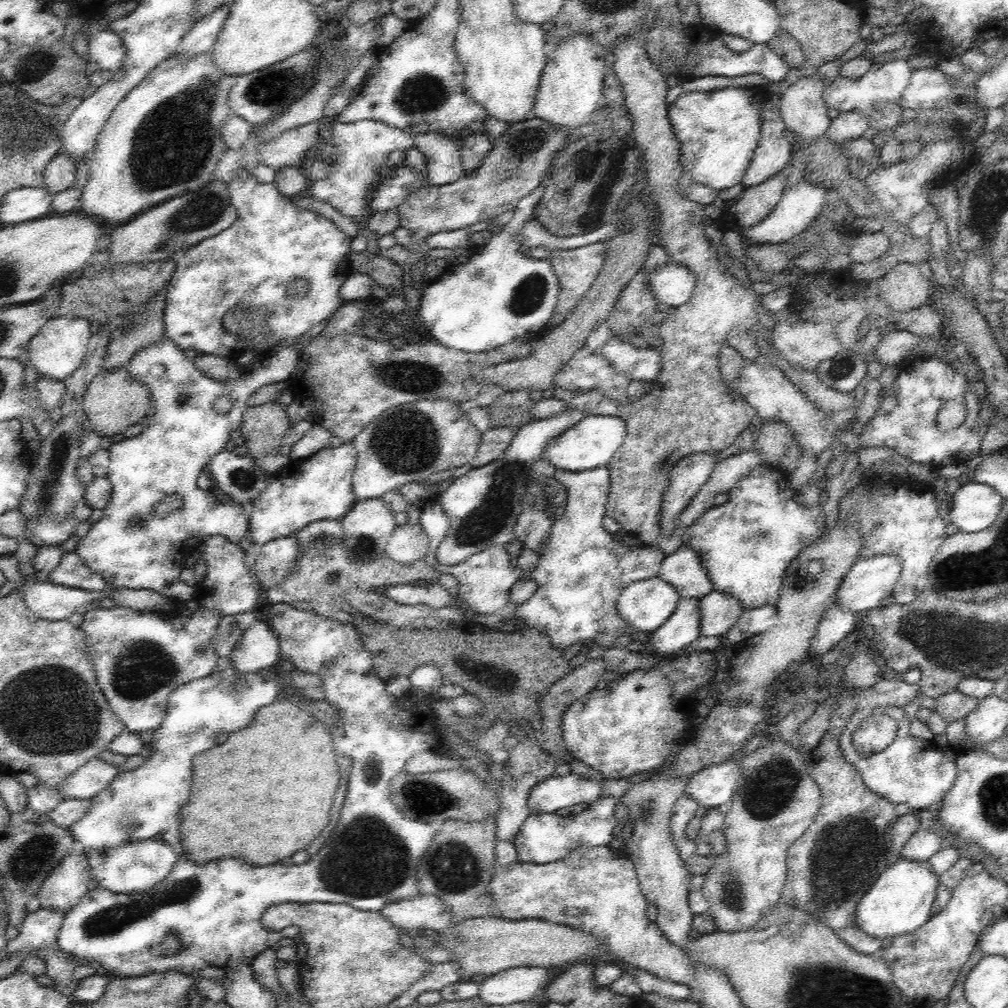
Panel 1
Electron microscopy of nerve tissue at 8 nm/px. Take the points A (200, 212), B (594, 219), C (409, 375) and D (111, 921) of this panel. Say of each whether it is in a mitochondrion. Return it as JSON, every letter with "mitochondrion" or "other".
{"A":"mitochondrion","B":"other","C":"mitochondrion","D":"mitochondrion"}

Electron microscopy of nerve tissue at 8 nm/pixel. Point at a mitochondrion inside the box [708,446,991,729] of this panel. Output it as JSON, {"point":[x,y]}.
{"point":[925,635]}

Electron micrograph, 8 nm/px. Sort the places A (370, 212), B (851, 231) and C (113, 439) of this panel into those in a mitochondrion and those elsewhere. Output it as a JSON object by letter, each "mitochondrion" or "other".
{"A":"other","B":"other","C":"other"}

